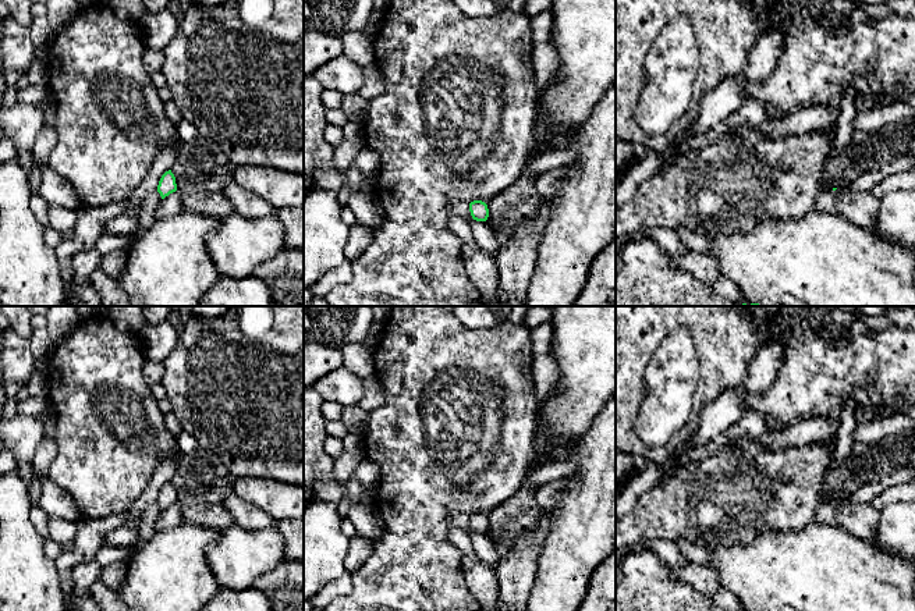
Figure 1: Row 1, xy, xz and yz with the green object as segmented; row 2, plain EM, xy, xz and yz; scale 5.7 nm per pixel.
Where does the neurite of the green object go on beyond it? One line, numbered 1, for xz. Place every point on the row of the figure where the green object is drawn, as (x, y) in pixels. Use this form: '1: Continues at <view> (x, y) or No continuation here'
1: No continuation here

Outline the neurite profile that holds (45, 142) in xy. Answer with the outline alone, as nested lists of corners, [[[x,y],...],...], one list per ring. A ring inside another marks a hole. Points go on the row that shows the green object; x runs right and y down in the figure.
[[[49,96],[43,100],[40,109],[43,110],[45,116],[43,128],[38,135],[31,153],[35,157],[36,164],[42,168],[45,164],[47,164],[49,154],[57,143],[57,131],[56,109]]]

